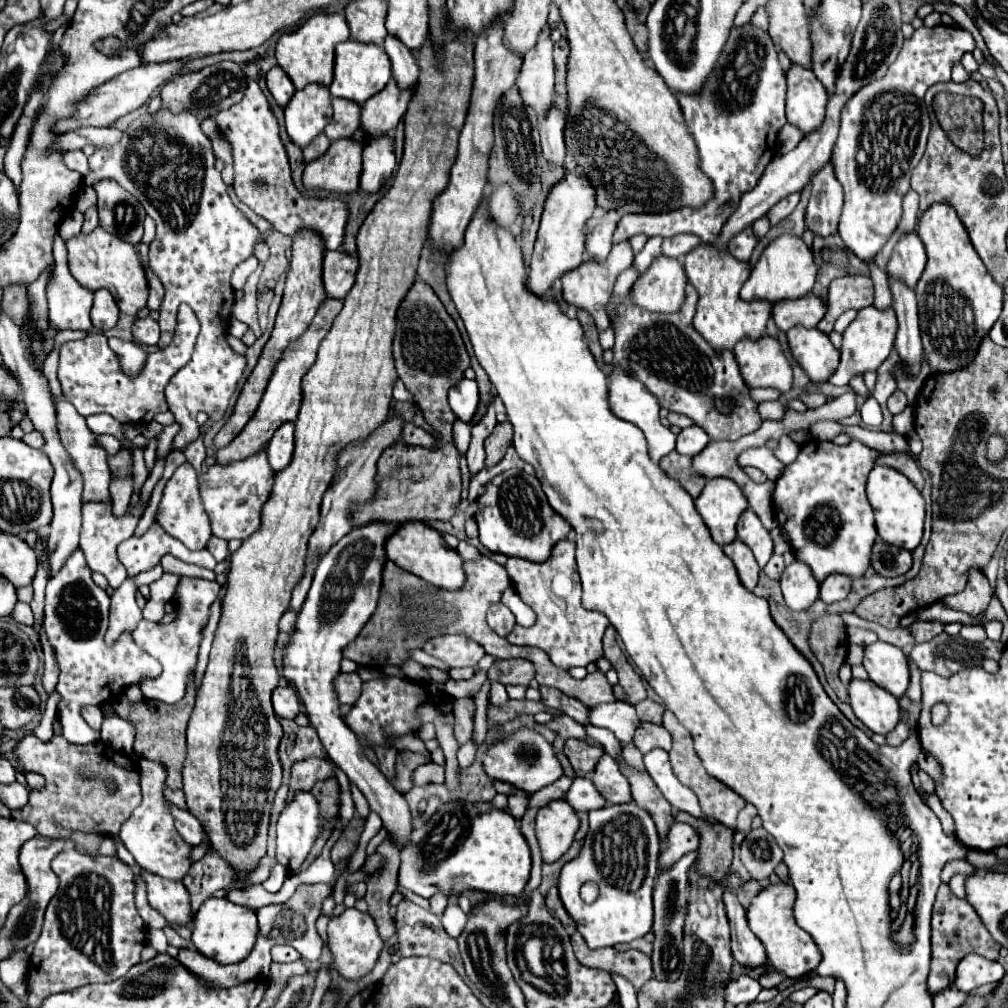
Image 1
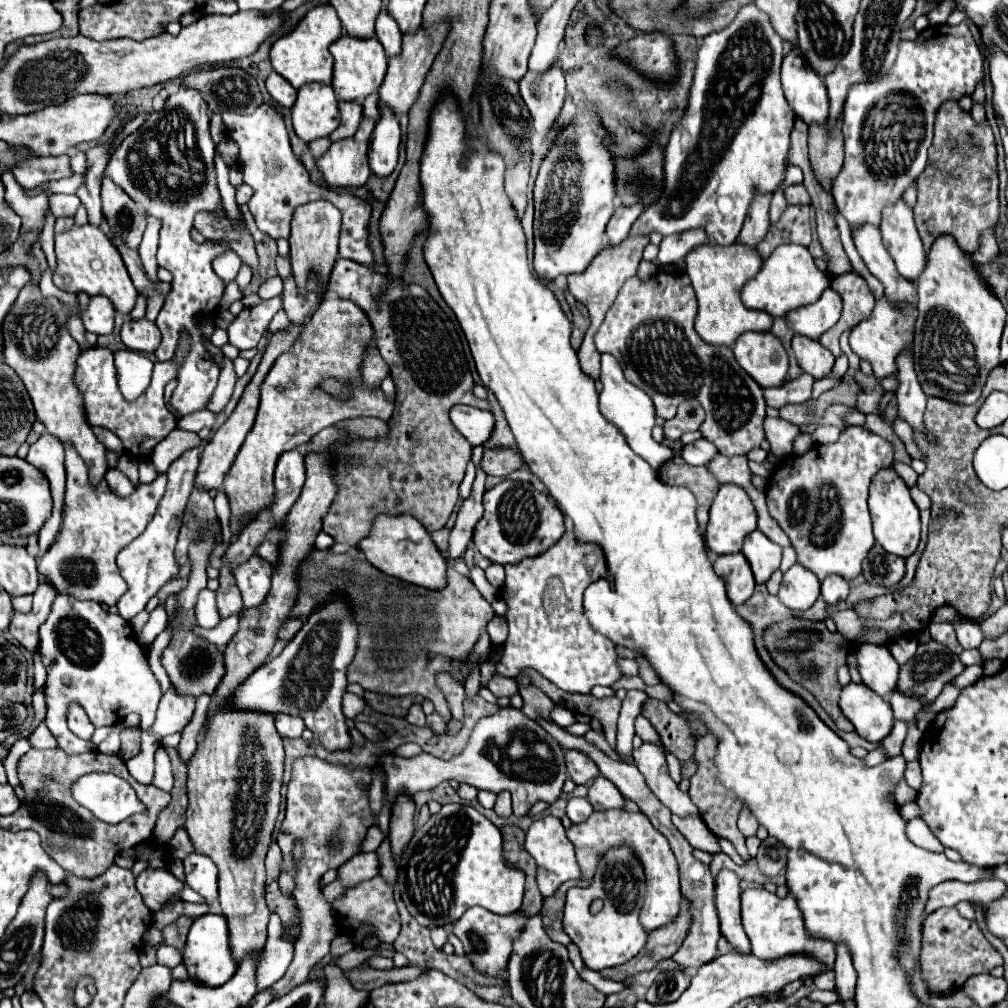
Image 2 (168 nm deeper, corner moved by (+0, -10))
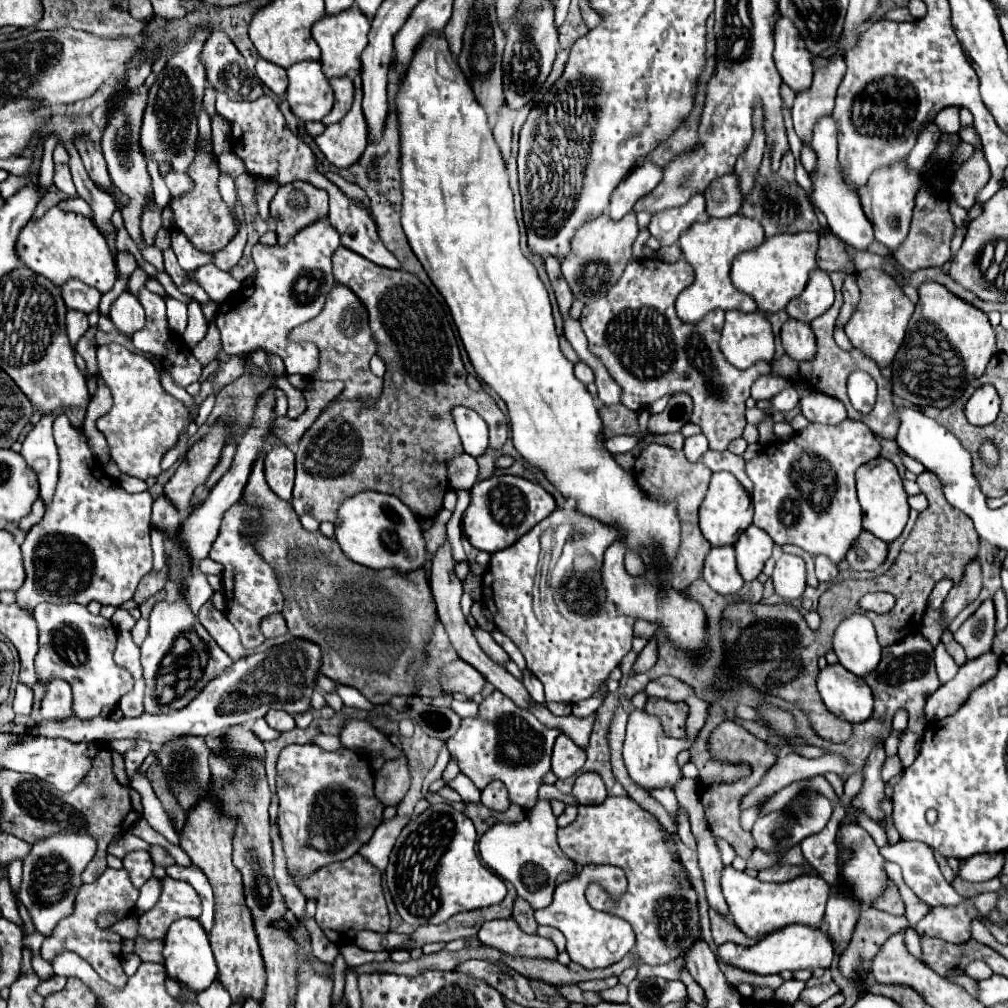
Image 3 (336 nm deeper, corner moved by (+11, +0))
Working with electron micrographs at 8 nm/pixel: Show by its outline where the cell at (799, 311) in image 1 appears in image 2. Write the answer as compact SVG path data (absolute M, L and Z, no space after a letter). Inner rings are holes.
M827 288L815 304L791 310L785 320L795 334L803 334L807 338L817 340L823 332L837 324L841 308L841 296L833 288Z

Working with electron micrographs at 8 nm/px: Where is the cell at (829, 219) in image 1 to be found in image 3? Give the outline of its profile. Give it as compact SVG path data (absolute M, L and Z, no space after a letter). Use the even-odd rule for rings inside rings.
M832 58L826 68L816 68L812 88L796 96L792 108L794 130L806 146L812 140L812 128L816 126L816 122L832 114L836 88L844 78L844 72L846 72L844 58Z

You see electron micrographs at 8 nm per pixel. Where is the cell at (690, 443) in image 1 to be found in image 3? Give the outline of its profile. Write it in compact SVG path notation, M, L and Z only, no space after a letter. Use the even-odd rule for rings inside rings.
M702 434L690 436L690 438L686 438L682 450L684 450L684 456L686 456L690 462L698 462L698 460L702 458L702 454L708 450L708 440L706 440Z

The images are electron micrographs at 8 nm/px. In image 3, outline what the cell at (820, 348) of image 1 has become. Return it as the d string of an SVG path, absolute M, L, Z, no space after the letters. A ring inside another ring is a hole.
M788 320L780 332L782 346L786 354L796 362L808 362L816 356L816 338L812 334L810 324Z

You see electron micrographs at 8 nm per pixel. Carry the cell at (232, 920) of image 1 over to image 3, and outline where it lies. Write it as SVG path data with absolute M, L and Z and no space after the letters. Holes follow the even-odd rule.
M180 918L170 926L164 940L164 966L170 978L176 978L182 986L188 986L198 992L206 990L218 978L218 968L210 950L210 940L206 930L200 926L200 920Z

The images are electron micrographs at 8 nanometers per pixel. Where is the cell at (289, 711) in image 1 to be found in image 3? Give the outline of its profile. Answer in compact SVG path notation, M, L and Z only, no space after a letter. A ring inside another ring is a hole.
M270 710L270 712L264 716L264 720L266 720L274 730L278 730L278 732L286 732L286 730L296 728L294 718L292 718L288 712L284 712L284 710Z

